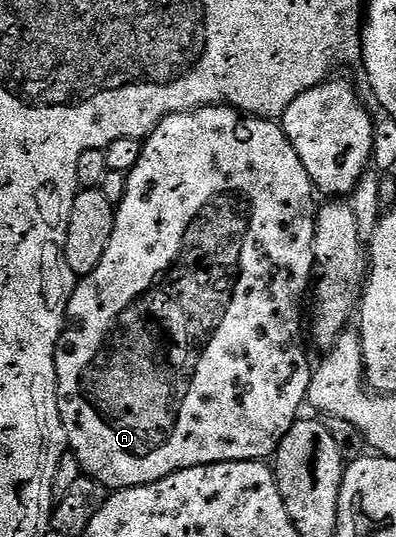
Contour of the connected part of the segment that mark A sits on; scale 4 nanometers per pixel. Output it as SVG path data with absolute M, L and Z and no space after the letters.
M216 105L213 107L199 107L196 111L182 111L165 117L153 129L153 133L142 140L140 160L133 165L131 171L126 172L127 184L123 190L123 200L115 209L115 224L113 237L109 237L109 245L105 249L105 257L93 269L93 273L82 276L76 282L75 291L67 303L67 322L63 328L63 336L55 347L55 396L59 399L59 416L63 422L63 431L67 435L67 447L75 454L79 467L88 479L95 479L102 487L118 489L120 487L136 487L149 485L153 481L161 481L161 477L169 477L181 469L193 469L210 463L232 463L233 461L267 461L274 456L280 441L289 433L289 429L300 418L302 407L307 403L307 390L311 384L313 363L307 360L307 351L303 348L305 339L305 319L303 323L303 298L308 298L309 288L315 275L315 221L317 218L317 192L311 184L309 173L305 173L305 165L301 165L301 157L297 157L297 149L285 137L282 126L270 119L260 119L258 115L249 115L235 110L234 107Z

